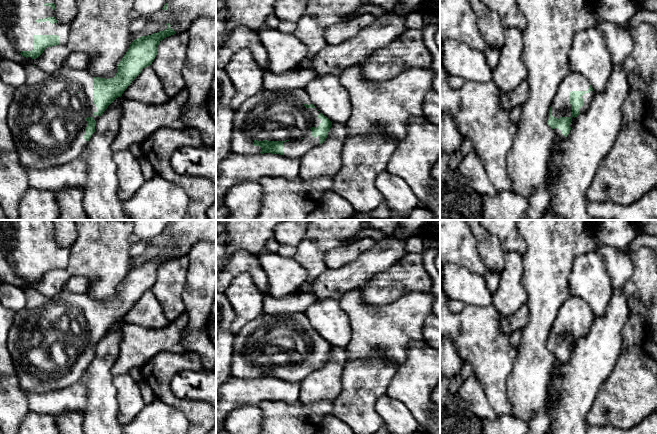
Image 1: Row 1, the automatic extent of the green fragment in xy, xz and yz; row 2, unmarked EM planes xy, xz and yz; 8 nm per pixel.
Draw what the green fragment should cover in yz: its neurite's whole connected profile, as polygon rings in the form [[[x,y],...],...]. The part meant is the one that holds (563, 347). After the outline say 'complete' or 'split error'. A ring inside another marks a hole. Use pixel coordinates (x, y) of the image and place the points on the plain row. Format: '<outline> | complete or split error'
[[[572,295],[567,298],[558,311],[547,341],[548,349],[558,362],[567,361],[574,343],[589,333],[594,317],[583,299]]] | split error

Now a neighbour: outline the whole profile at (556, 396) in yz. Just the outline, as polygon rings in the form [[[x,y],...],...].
[[[556,391],[552,395],[547,395],[546,400],[546,413],[549,415],[549,408],[552,404],[554,404],[556,401],[559,401],[561,399],[562,395],[560,392]]]

